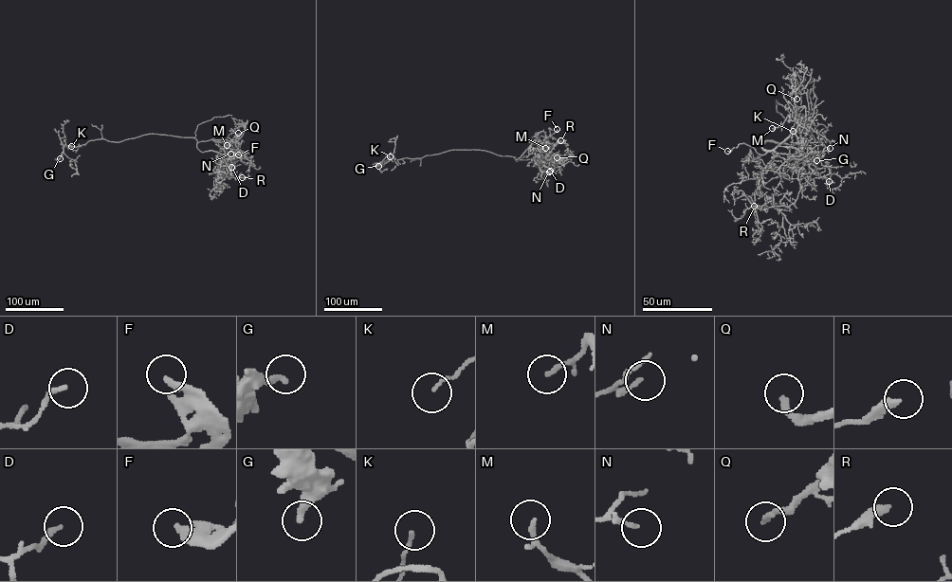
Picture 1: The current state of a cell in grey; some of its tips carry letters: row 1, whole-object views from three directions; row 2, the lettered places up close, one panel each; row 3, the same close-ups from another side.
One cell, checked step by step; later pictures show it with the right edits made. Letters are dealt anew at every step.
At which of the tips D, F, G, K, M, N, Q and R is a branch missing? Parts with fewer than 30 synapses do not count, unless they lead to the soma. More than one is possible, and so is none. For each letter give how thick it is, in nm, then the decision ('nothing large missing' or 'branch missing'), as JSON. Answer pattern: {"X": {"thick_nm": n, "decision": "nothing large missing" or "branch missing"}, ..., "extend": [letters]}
{"D": {"thick_nm": 180, "decision": "nothing large missing"}, "F": {"thick_nm": 280, "decision": "branch missing"}, "G": {"thick_nm": 280, "decision": "nothing large missing"}, "K": {"thick_nm": 120, "decision": "nothing large missing"}, "M": {"thick_nm": 130, "decision": "nothing large missing"}, "N": {"thick_nm": 120, "decision": "nothing large missing"}, "Q": {"thick_nm": 200, "decision": "branch missing"}, "R": {"thick_nm": 300, "decision": "nothing large missing"}, "extend": ["F", "Q"]}

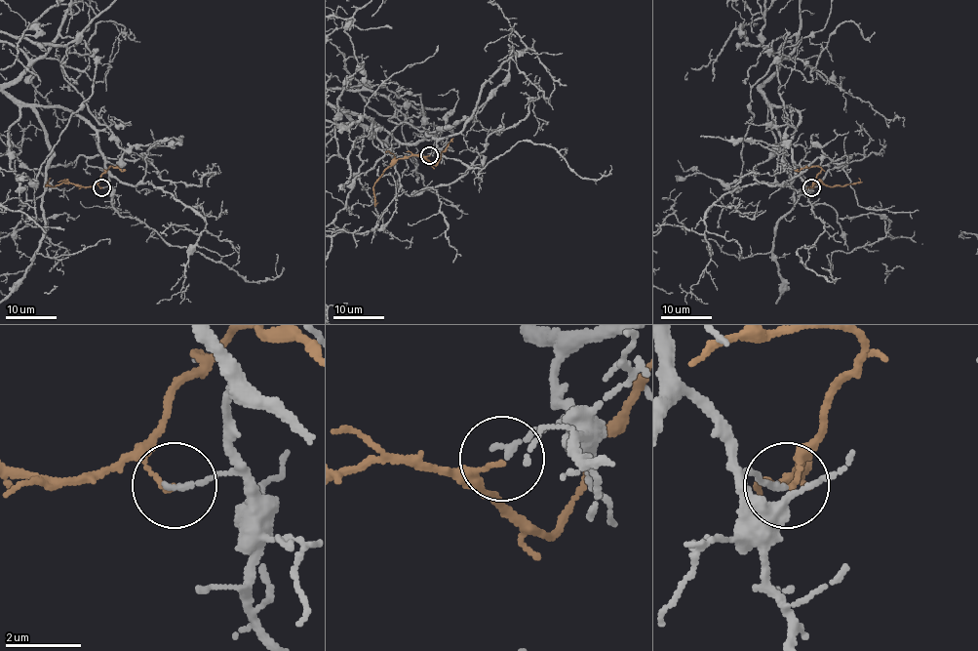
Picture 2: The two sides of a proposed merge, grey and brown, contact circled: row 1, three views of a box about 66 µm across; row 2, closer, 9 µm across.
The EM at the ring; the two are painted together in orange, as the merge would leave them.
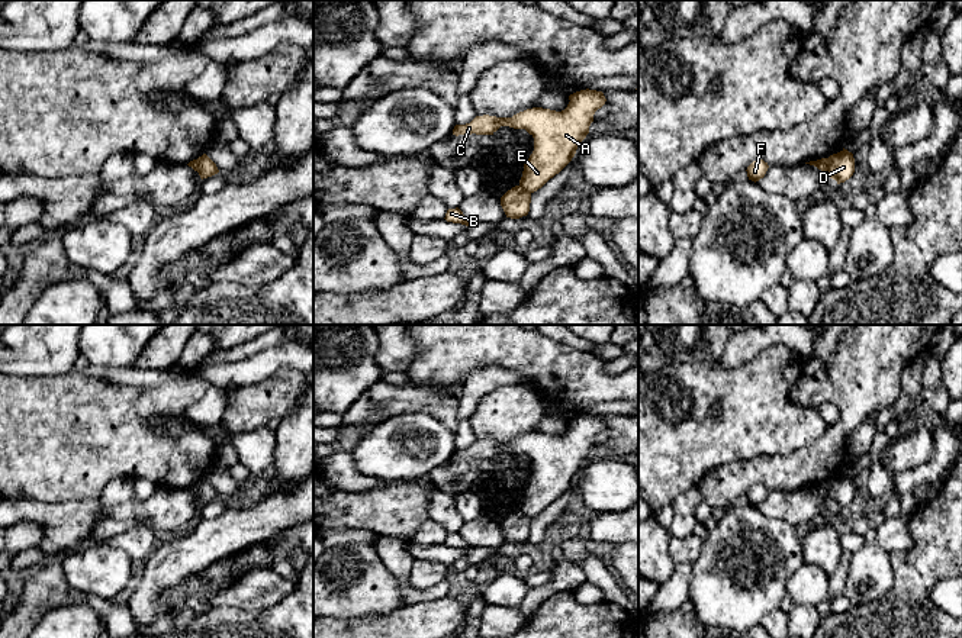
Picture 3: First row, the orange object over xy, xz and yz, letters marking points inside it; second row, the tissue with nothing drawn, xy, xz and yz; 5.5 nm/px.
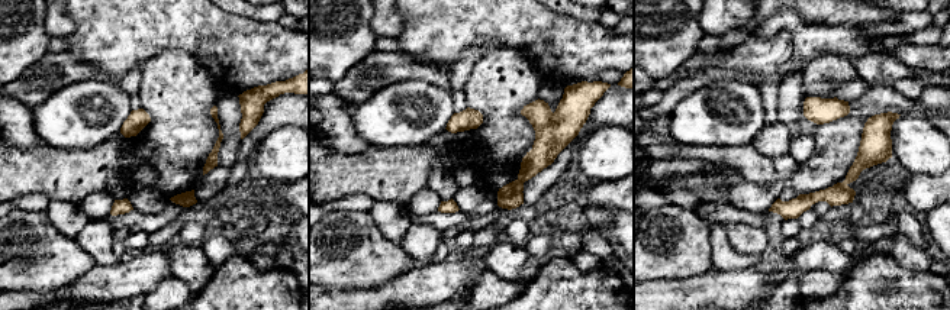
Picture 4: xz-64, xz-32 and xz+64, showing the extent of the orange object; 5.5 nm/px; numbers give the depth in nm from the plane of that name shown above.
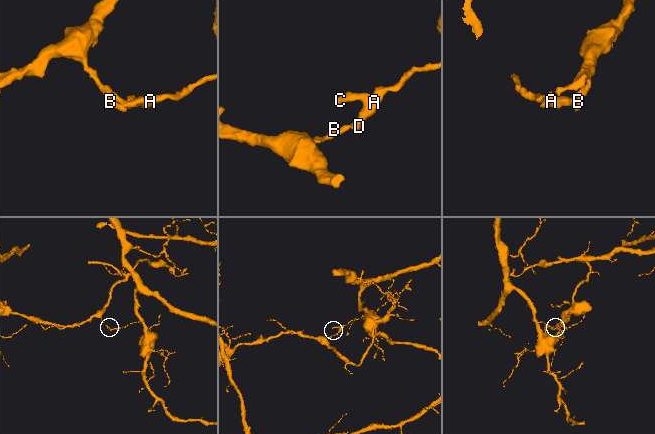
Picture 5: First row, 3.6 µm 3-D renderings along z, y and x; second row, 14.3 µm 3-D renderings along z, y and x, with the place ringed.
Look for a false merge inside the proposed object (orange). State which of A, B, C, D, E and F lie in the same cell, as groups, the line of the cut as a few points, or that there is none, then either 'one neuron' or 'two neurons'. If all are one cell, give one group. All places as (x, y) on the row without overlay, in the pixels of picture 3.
A C E F / B D | yz (826, 483), (827, 496) | two neurons

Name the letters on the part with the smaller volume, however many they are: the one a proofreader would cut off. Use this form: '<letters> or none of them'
B, D

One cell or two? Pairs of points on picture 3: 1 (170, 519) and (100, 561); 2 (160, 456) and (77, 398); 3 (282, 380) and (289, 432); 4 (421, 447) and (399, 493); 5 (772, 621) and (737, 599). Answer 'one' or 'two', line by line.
1: two
2: one
3: two
4: two
5: two

